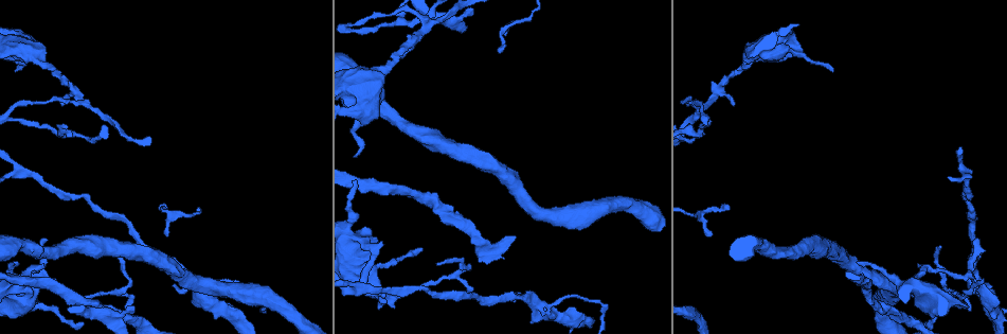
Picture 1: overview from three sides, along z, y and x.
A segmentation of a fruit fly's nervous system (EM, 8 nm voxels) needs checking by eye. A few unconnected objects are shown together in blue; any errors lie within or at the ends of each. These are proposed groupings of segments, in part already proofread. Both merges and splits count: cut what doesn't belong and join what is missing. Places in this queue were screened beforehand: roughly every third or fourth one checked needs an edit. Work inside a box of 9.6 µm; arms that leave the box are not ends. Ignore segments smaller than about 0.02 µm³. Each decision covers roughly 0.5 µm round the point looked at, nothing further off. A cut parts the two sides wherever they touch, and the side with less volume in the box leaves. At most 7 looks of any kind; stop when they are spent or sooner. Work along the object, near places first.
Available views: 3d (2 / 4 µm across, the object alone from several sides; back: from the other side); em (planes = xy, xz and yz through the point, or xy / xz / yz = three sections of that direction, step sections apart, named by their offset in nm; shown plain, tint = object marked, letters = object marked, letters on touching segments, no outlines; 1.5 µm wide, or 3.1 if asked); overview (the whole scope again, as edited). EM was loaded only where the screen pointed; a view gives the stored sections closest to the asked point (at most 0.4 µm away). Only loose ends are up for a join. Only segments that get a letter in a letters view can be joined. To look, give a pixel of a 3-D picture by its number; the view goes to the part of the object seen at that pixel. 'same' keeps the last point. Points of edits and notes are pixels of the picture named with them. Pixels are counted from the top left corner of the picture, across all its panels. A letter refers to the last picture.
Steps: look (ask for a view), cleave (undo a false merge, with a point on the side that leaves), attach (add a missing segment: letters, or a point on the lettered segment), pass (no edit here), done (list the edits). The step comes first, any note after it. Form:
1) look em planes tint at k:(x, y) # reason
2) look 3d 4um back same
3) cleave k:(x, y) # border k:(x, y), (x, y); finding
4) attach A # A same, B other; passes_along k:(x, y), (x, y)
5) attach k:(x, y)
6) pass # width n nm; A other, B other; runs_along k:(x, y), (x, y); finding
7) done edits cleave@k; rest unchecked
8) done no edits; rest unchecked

look em planes tint at 1:(978, 286) # branch stops here

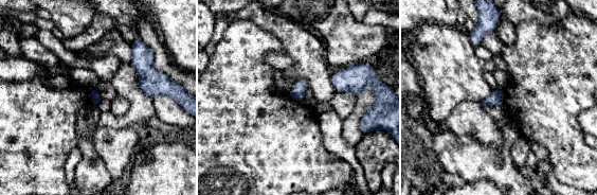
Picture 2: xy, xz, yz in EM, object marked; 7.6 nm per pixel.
look em planes letters same # see the neighbours

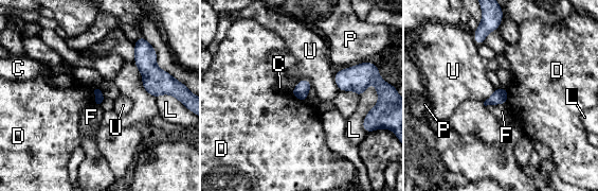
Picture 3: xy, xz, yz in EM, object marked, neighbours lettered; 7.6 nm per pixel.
pass # C other, D other, F other, L other, P other, U other; border 3:(290, 94), (305, 102); no lettered segment goes on from it

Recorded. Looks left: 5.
look em planes letters at 1:(44, 241) # an open end

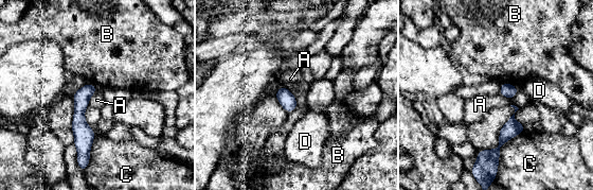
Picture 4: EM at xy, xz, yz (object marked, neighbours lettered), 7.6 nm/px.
pass # longest_contact C 360 nm; A other, B other, C other, D other; border 4:(285, 87), (297, 103), (288, 114); no lettered segment goes on from it

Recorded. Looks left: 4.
look em planes letters at 1:(24, 172)

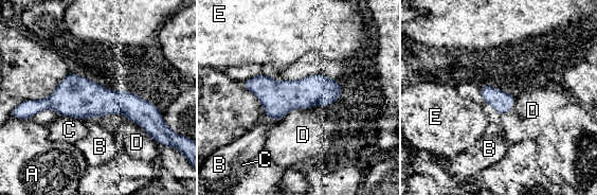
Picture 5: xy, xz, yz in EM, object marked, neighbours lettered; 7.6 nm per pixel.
pass # width 160 nm; A other, B other, C other, D other, E other; border 5:(307, 108), (293, 108), (276, 120); one neuron here

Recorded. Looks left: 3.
done no edits; rest unchecked

